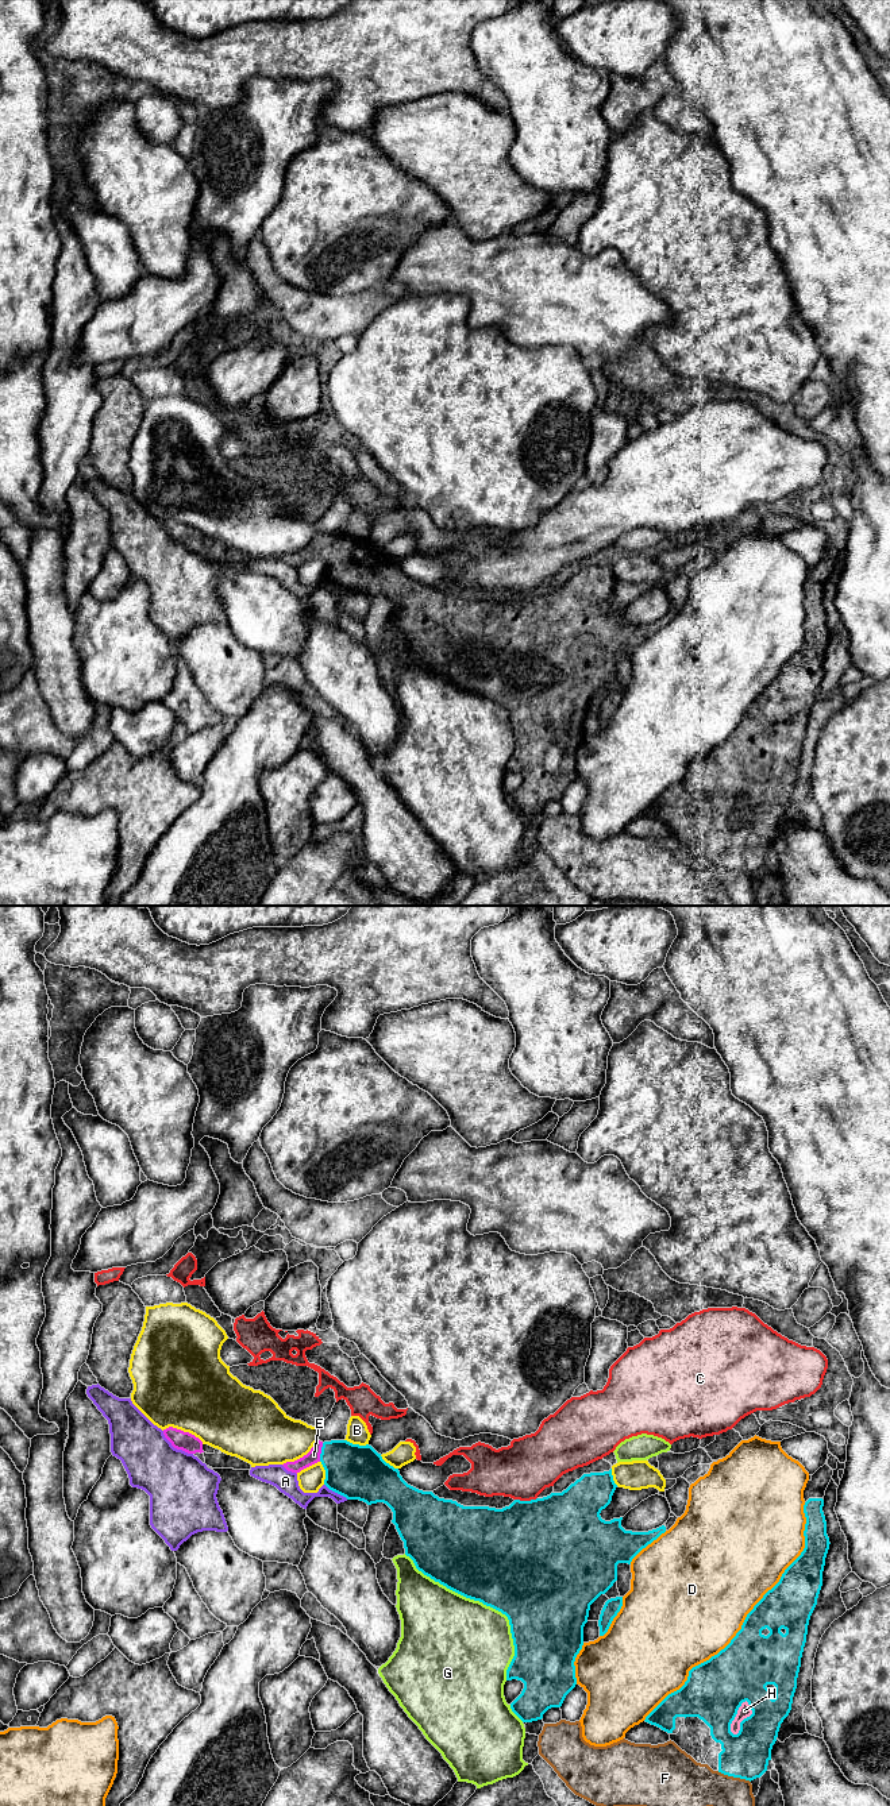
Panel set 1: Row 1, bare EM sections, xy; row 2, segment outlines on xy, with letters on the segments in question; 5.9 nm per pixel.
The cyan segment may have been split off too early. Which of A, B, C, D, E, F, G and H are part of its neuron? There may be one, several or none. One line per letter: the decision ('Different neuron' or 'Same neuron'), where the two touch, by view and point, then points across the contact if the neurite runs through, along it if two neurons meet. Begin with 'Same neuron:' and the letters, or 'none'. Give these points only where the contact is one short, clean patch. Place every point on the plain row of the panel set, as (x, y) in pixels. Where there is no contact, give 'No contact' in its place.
Same neuron: E
A: Different neuron. Touches cyan at xy (336, 585)
B: Different neuron. Touches cyan at xy (357, 537)
C: Different neuron. Touches cyan at xy (526, 594)
D: Different neuron. Touches cyan at xy (746, 712)
E: Same neuron. Touches cyan at xy (322, 545). Path across: xy (355, 564), (338, 550), (322, 545), (313, 548)
F: Different neuron. Touches cyan at xy (734, 869)
G: Different neuron. Touches cyan at xy (485, 697)
H: Different neuron. Touches cyan at xy (735, 809)

